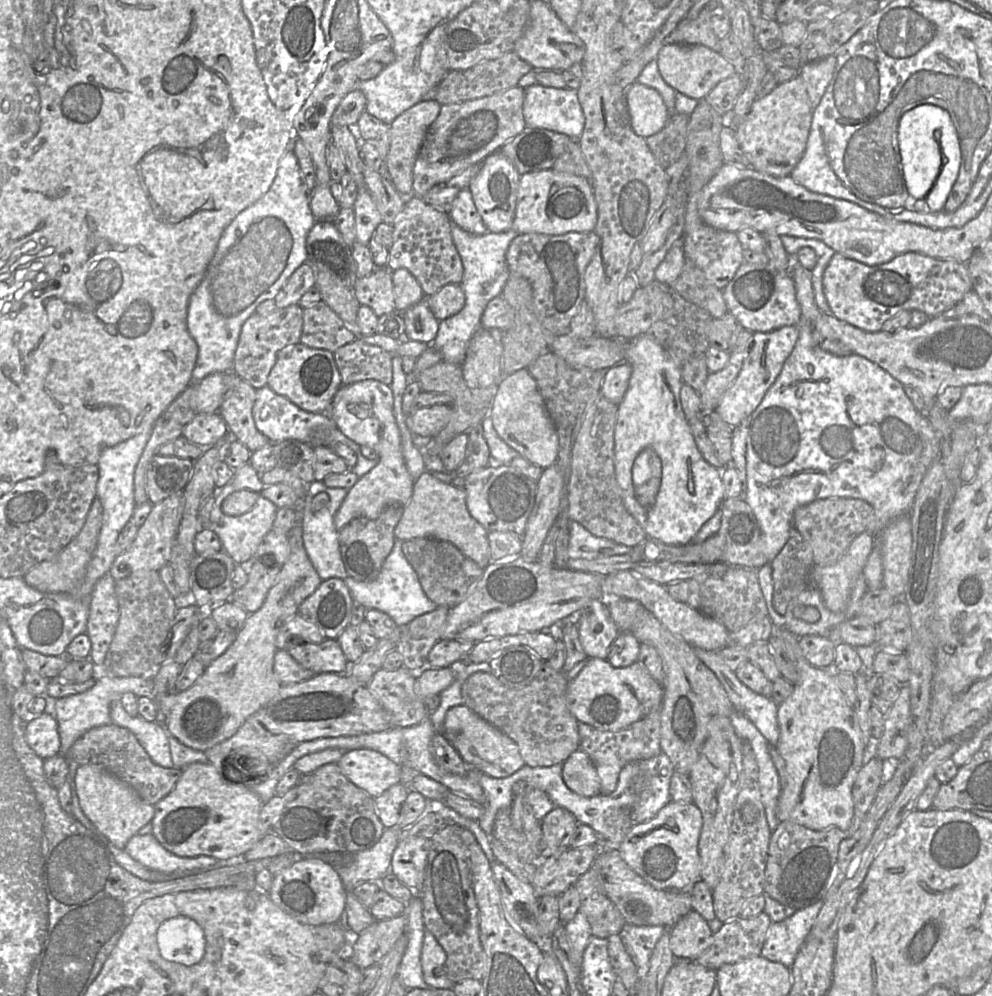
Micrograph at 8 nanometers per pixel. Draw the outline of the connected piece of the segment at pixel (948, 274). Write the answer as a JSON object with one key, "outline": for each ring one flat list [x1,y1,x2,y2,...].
{"outline":[[917,252,899,255,877,266,869,266,840,253,834,253,825,268,822,284,830,313,837,319,866,332,881,331,887,320,904,310,919,310,930,318,936,317,954,307,966,293,973,290,966,263,937,259]]}

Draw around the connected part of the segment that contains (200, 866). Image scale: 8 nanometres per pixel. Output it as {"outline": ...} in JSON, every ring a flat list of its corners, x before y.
{"outline":[[137,833,131,837,124,850,143,866,175,879,190,871,211,870,217,859,201,855,180,857,166,850,151,833]]}

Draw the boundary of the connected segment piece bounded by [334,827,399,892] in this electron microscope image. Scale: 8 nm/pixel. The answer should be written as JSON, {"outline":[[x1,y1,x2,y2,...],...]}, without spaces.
{"outline":[[397,827,385,828,380,840,371,848,356,853,343,853,350,860,334,866,346,892,362,882,379,882,391,872,391,860,398,845]]}

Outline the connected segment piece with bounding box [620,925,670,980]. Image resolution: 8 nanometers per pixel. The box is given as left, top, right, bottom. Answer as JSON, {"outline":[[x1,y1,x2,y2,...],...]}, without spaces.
{"outline":[[625,925,620,932,622,942,637,966,640,980,647,975,654,948,667,929,670,928,659,925]]}

